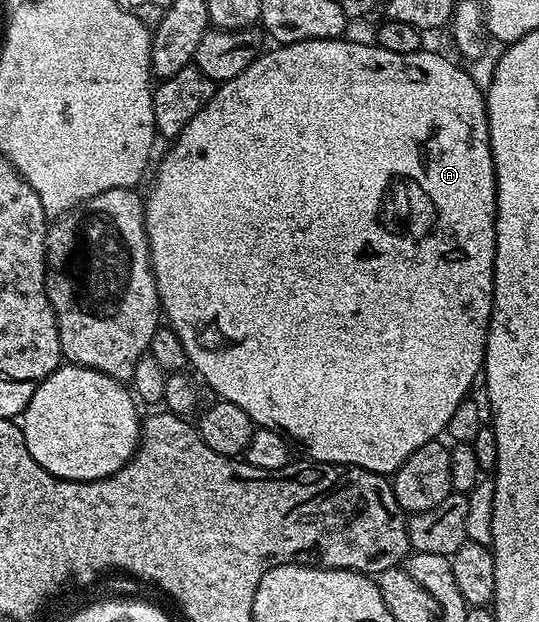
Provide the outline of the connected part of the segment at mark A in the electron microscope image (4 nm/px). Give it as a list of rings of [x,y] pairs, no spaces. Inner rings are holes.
[[[346,37],[322,38],[321,40],[301,40],[276,45],[276,50],[264,49],[237,76],[222,83],[216,89],[213,100],[189,120],[179,137],[170,143],[171,151],[159,162],[155,183],[145,194],[143,225],[147,227],[147,243],[151,253],[151,271],[157,284],[159,305],[166,325],[185,344],[185,354],[190,369],[216,395],[216,399],[235,404],[251,417],[256,427],[277,432],[288,442],[299,446],[308,454],[308,459],[316,462],[333,462],[341,466],[360,466],[384,476],[394,475],[417,448],[436,441],[446,431],[449,416],[457,404],[471,392],[473,378],[483,369],[483,357],[487,347],[487,329],[491,323],[493,292],[495,291],[495,165],[489,144],[489,120],[487,119],[487,100],[484,91],[470,76],[466,69],[454,66],[447,58],[434,54],[428,48],[421,48],[412,54],[389,52],[378,44],[367,42],[347,42]]]

